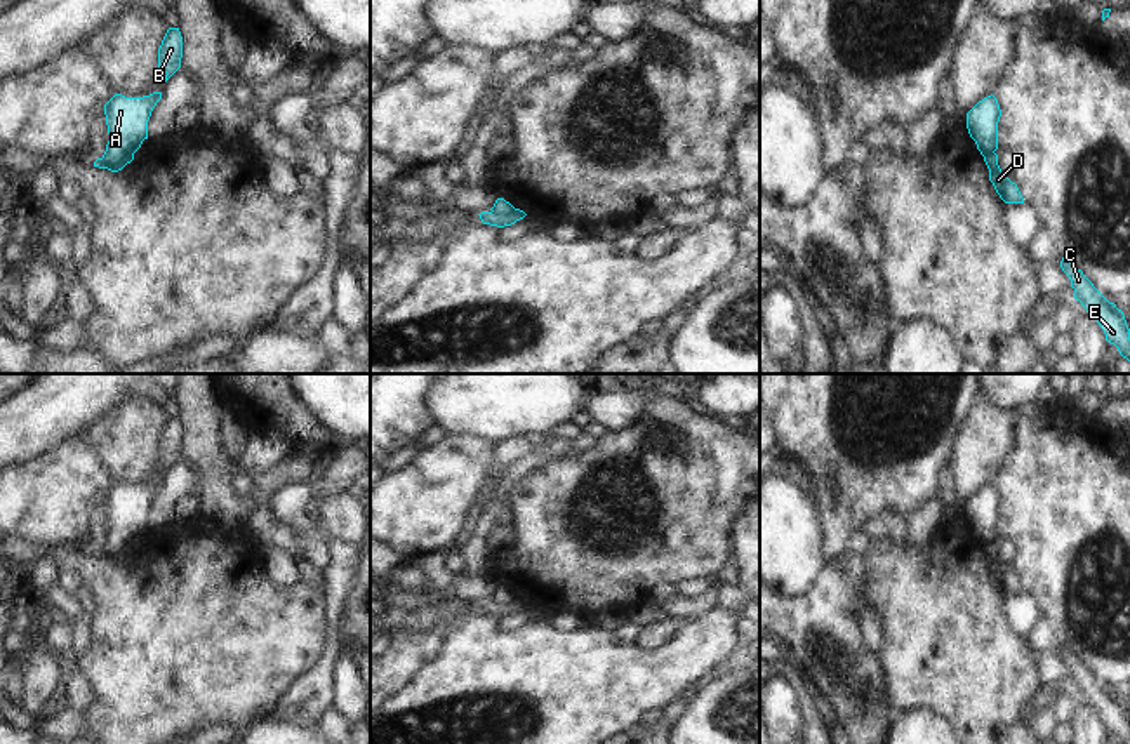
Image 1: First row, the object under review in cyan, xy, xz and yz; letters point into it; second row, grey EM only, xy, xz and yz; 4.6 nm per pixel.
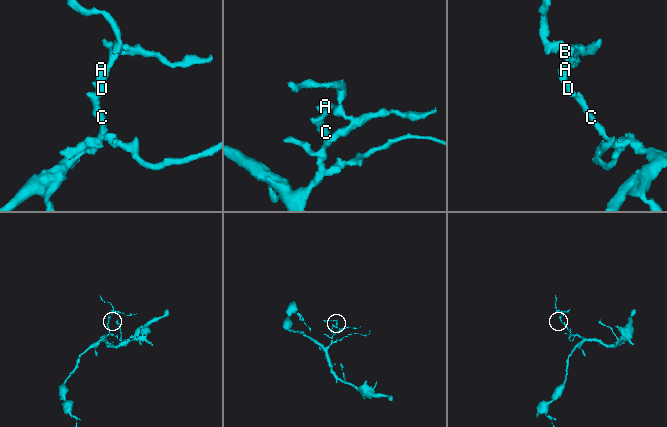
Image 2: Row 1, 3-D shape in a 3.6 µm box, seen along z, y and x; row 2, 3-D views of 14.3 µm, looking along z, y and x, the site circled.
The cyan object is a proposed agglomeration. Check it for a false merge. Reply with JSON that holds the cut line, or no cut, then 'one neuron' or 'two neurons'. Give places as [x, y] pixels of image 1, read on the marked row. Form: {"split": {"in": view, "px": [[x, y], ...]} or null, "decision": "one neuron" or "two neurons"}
{"split": {"in": "xy", "px": [[132, 153], [113, 164], [106, 164], [101, 159]]}, "decision": "two neurons"}

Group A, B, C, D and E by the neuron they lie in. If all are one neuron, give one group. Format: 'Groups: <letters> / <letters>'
Groups: A B / C D E.

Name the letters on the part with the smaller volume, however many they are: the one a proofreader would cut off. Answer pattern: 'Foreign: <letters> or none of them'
Foreign: A, B.

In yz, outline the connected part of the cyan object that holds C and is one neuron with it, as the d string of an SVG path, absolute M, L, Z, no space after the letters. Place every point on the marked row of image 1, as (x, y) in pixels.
M1062 257L1060 268L1071 280L1074 299L1097 320L1106 334L1106 341L1114 344L1120 355L1130 362L1130 329L1123 311L1118 309L1114 302L1109 302L1083 271L1066 257Z

